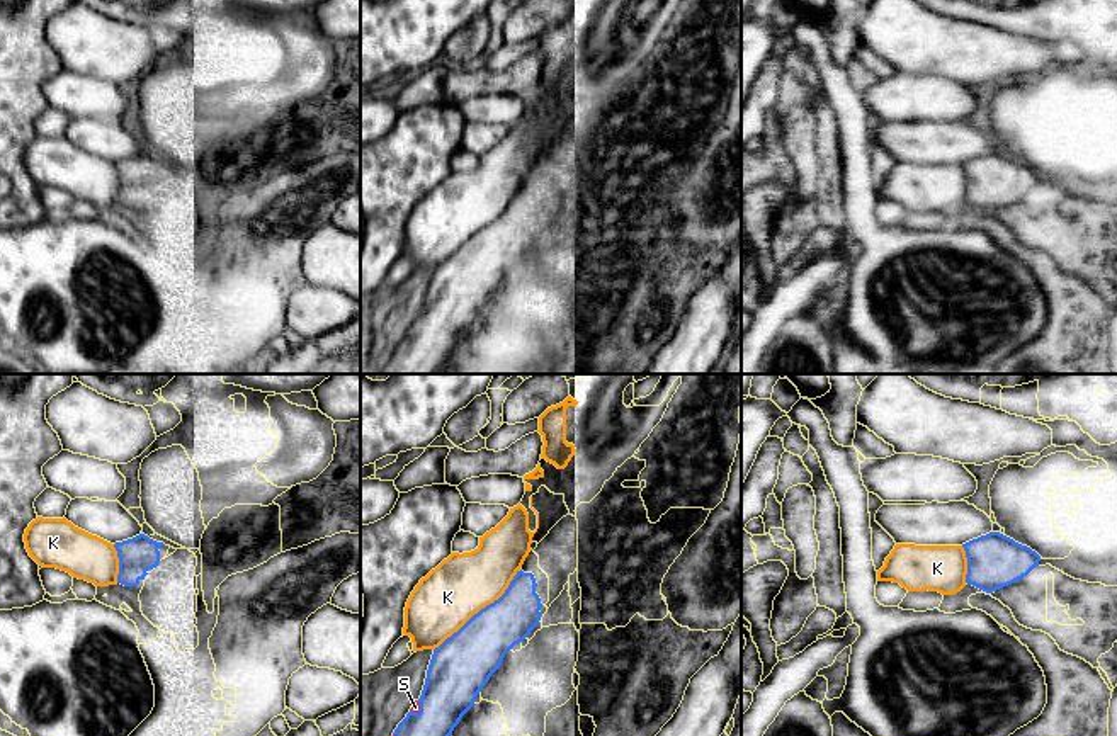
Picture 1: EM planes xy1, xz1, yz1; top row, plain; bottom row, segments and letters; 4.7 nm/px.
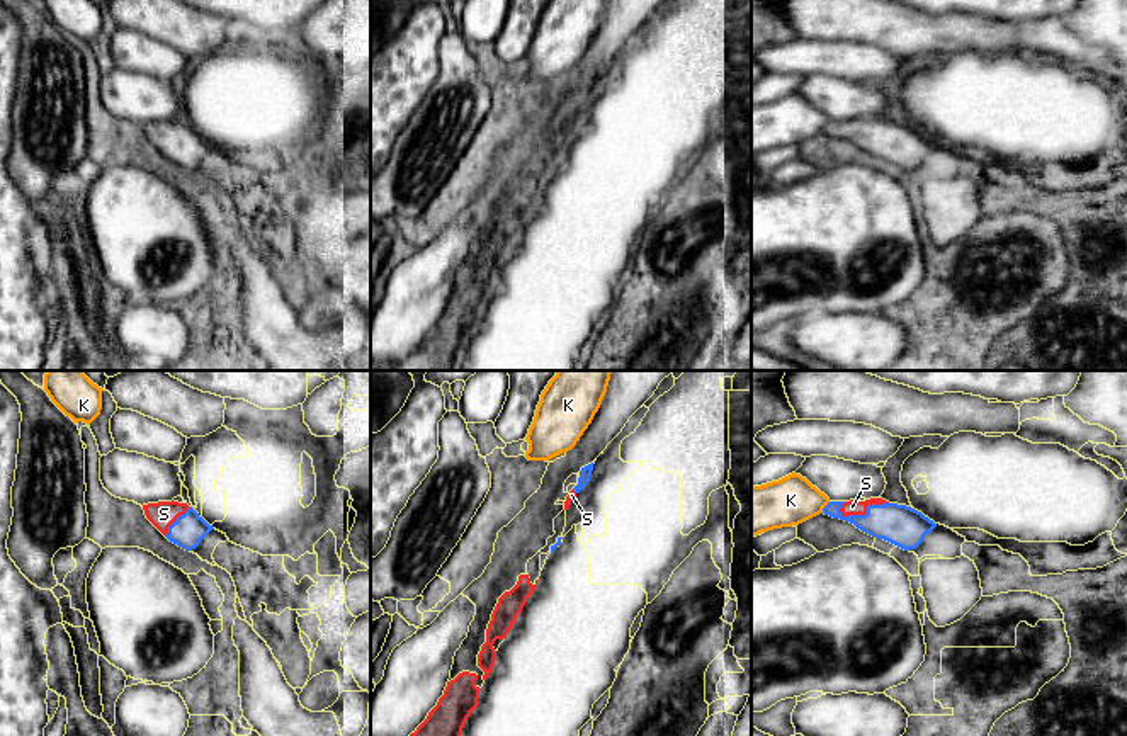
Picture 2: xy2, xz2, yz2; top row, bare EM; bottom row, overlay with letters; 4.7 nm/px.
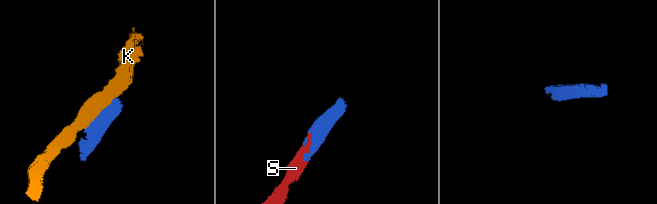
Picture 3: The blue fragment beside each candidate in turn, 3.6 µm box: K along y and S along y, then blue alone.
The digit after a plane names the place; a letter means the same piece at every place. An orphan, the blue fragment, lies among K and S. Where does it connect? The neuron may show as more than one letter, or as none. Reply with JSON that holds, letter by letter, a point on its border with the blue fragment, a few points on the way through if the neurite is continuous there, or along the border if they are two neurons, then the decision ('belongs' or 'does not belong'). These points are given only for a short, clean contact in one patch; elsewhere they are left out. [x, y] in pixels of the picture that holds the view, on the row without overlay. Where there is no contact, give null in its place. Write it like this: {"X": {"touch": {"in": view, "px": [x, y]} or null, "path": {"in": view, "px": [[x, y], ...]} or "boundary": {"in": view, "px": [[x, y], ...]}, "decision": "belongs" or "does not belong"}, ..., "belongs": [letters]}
{"K": {"touch": {"in": "xz1", "px": [481, 228]}, "decision": "does not belong"}, "S": {"touch": {"in": "yz2", "px": [866, 133]}, "decision": "belongs"}, "belongs": ["S"]}

